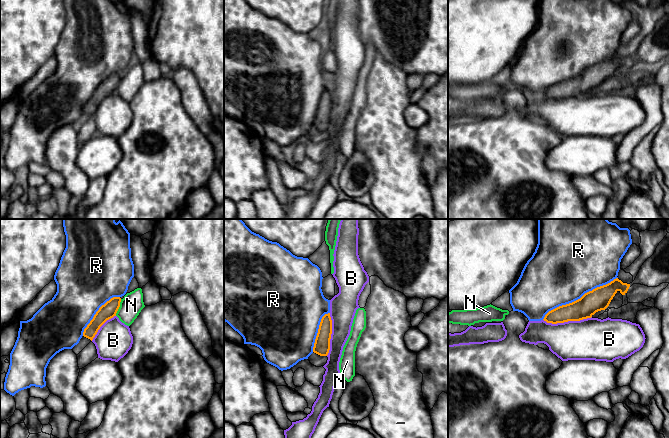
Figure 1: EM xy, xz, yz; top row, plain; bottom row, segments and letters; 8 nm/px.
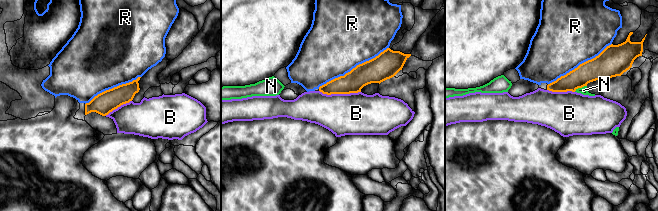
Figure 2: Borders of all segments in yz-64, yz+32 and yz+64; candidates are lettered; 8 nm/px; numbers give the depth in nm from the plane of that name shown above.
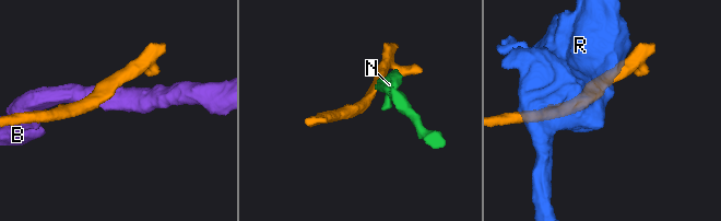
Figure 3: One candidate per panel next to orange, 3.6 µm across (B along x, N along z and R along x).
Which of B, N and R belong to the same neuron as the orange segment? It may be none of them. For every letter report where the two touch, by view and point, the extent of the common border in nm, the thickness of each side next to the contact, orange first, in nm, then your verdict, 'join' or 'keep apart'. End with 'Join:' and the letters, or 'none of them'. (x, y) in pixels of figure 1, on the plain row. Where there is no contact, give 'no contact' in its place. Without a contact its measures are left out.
B: contact yz (567, 97); length 400 nm; calibres 180 and 340 nm; keep apart
N: contact xy (119, 82); length 140 nm; calibres 130 and 180 nm; keep apart
R: contact yz (580, 74); length 700 nm; calibres 180 and 480 nm; keep apart
Join: none of them

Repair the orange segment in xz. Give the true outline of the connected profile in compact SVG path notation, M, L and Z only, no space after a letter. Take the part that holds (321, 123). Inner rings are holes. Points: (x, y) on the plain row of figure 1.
M330 89L325 90L320 98L315 115L313 128L320 132L327 132L330 126L330 115L332 110L332 96Z

